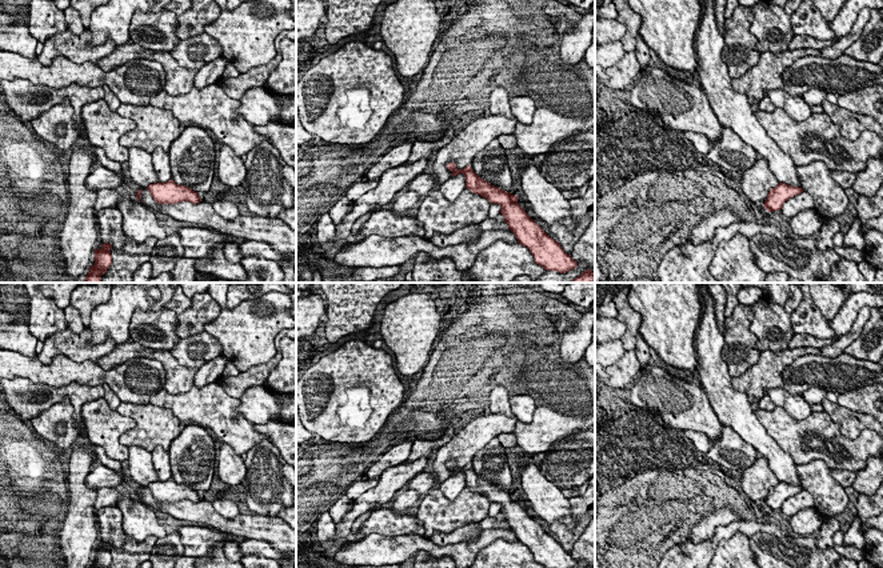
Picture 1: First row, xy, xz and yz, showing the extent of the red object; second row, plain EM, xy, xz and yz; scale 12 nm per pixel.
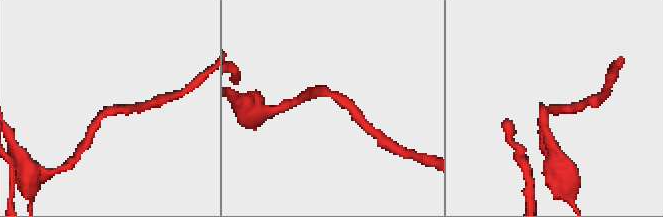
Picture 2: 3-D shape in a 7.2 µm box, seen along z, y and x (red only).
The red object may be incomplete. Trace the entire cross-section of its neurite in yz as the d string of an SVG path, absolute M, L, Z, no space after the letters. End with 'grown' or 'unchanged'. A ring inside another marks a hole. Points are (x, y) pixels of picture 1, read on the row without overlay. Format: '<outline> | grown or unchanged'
M779 481L775 487L771 487L764 500L764 507L768 511L780 509L783 503L803 491L803 487L792 485L786 481Z | unchanged

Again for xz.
M448 461L447 467L452 471L452 475L463 472L466 487L472 492L502 505L500 512L504 515L508 527L514 531L518 541L530 548L536 563L544 568L575 568L578 565L571 553L567 553L560 543L550 536L518 503L519 496L516 493L491 484L479 476L471 464L458 468L455 461Z | unchanged

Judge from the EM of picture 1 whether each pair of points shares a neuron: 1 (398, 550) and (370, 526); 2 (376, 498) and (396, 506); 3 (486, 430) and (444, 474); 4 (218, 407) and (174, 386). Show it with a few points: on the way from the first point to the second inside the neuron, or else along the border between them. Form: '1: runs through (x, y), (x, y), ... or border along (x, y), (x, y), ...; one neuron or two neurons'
1: border along (411, 534), (400, 536), (368, 534), (362, 538); two neurons
2: border along (395, 496), (388, 503); two neurons
3: runs through (472, 436), (444, 460); one neuron
4: border along (164, 387), (172, 394), (183, 394), (191, 388); two neurons

